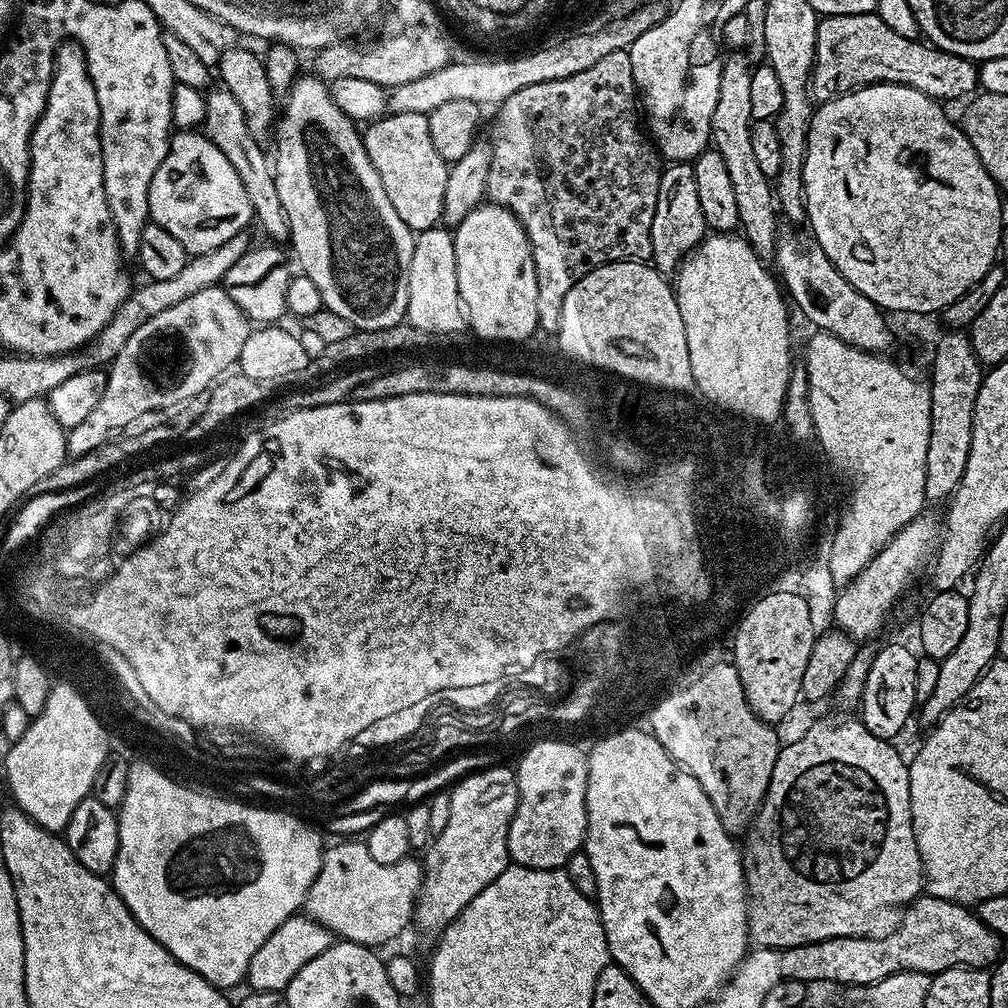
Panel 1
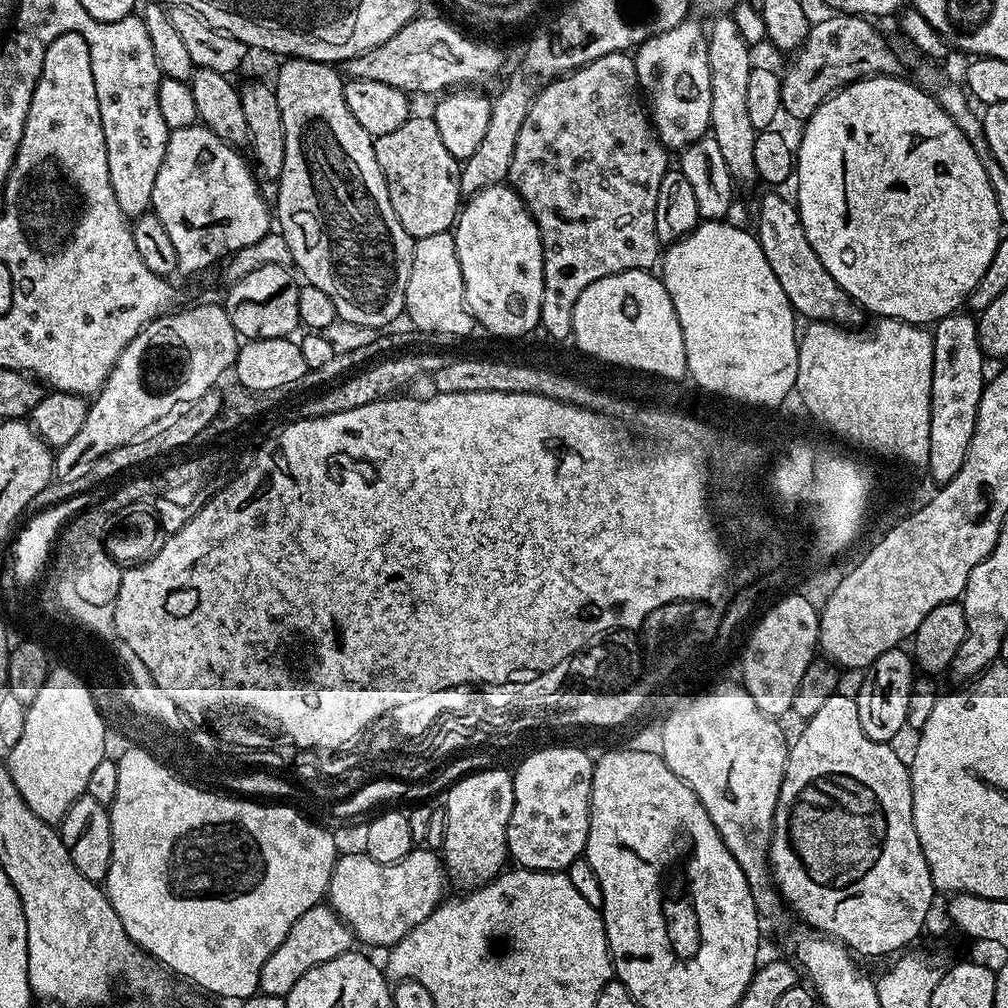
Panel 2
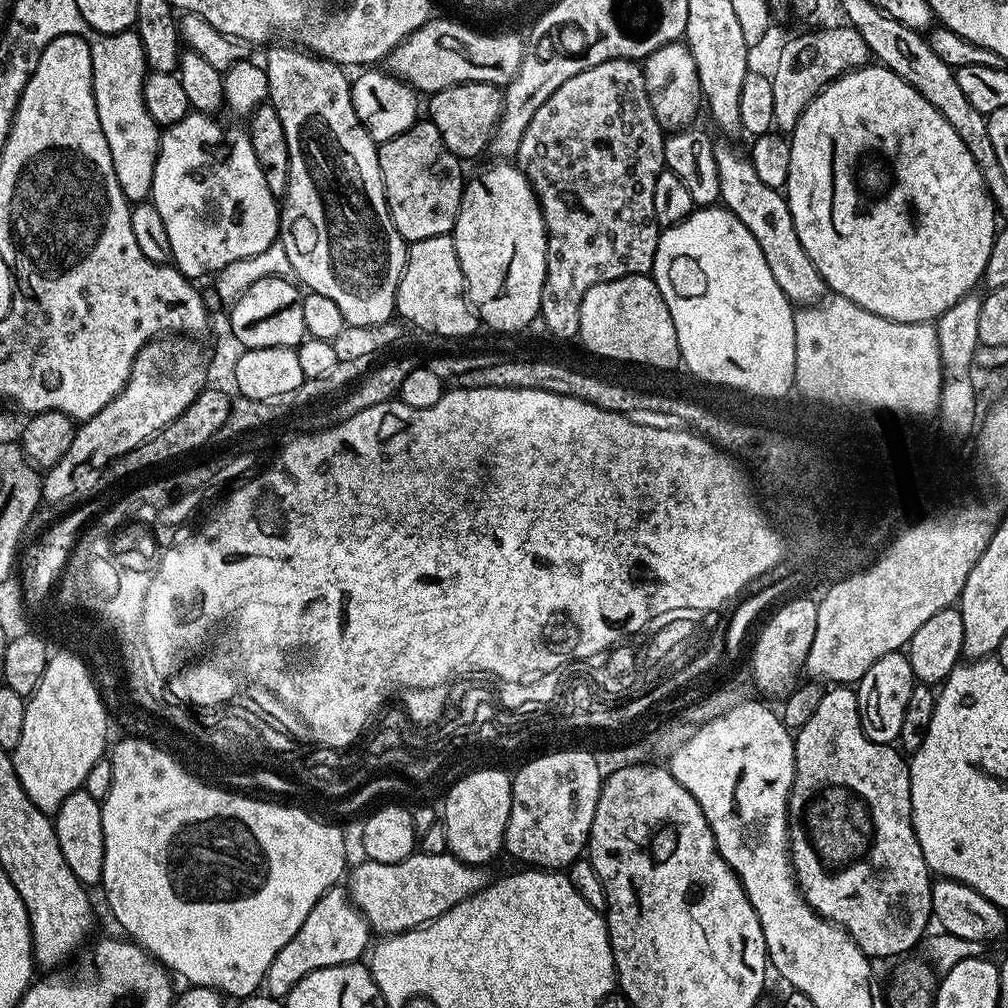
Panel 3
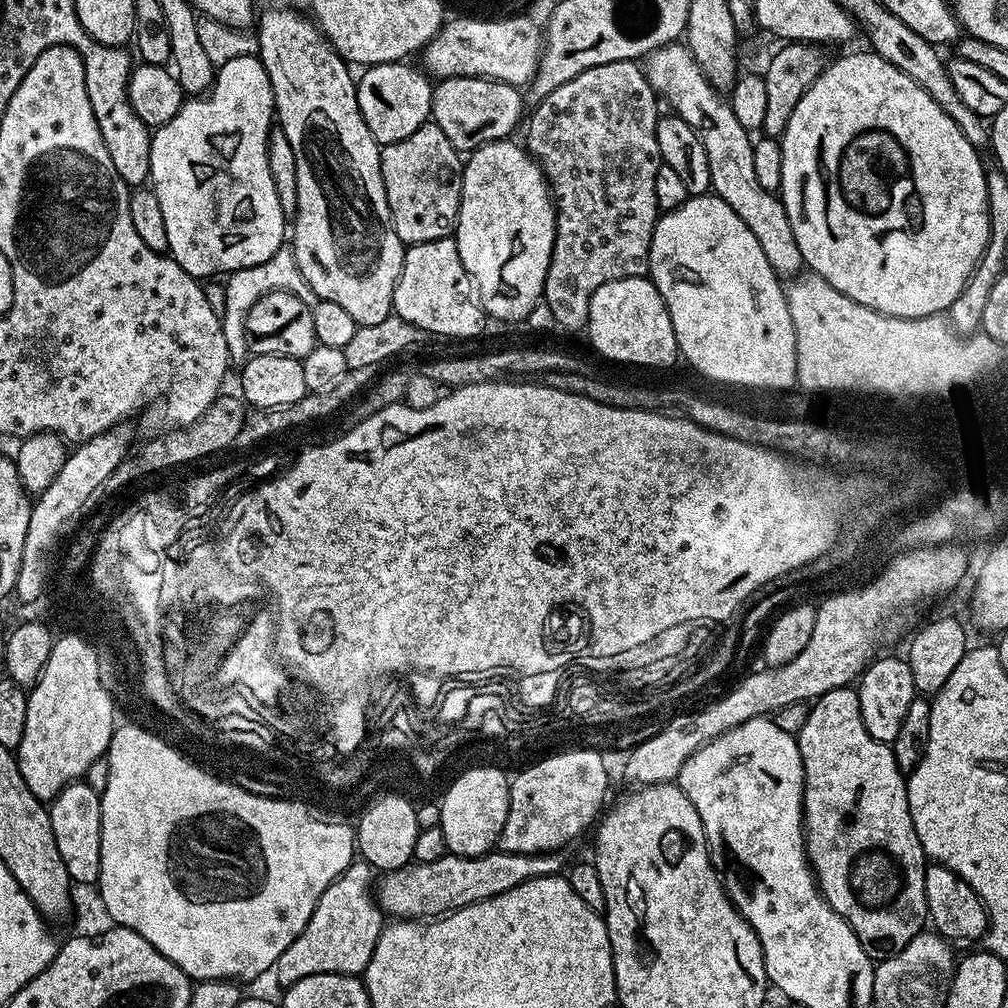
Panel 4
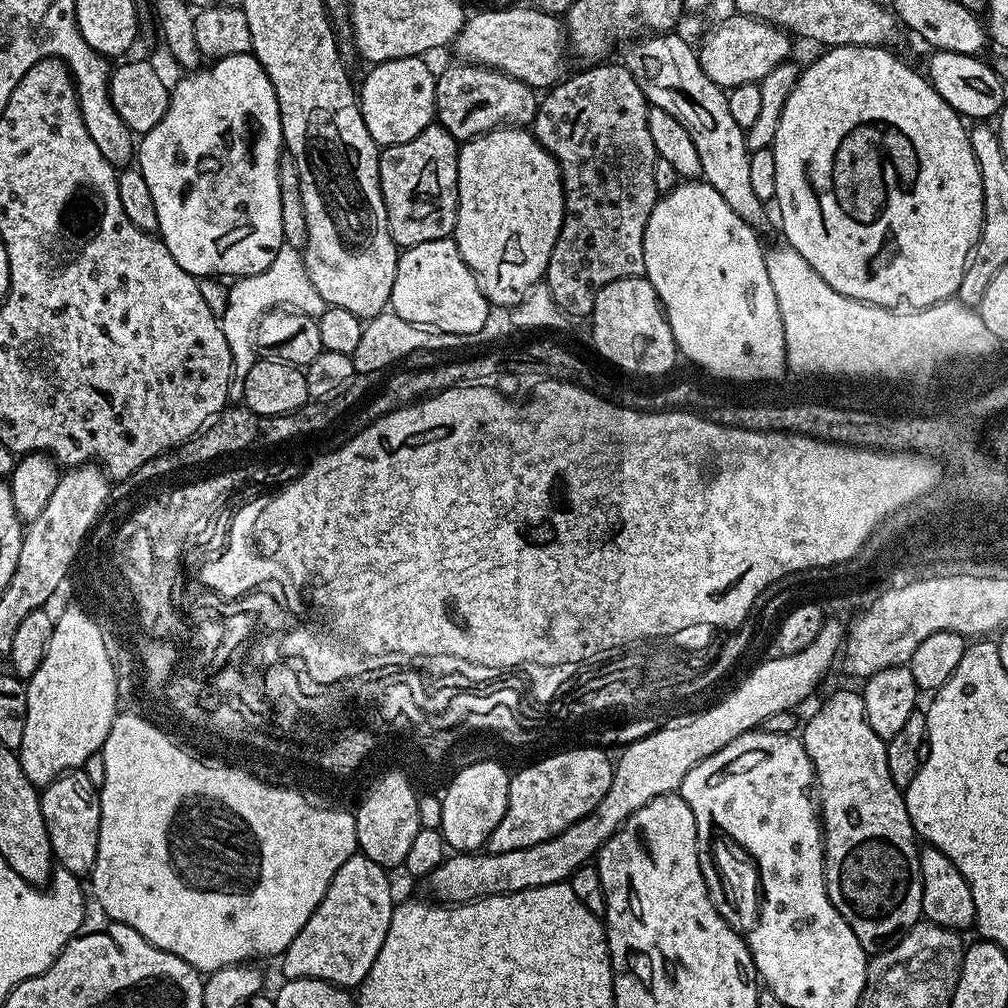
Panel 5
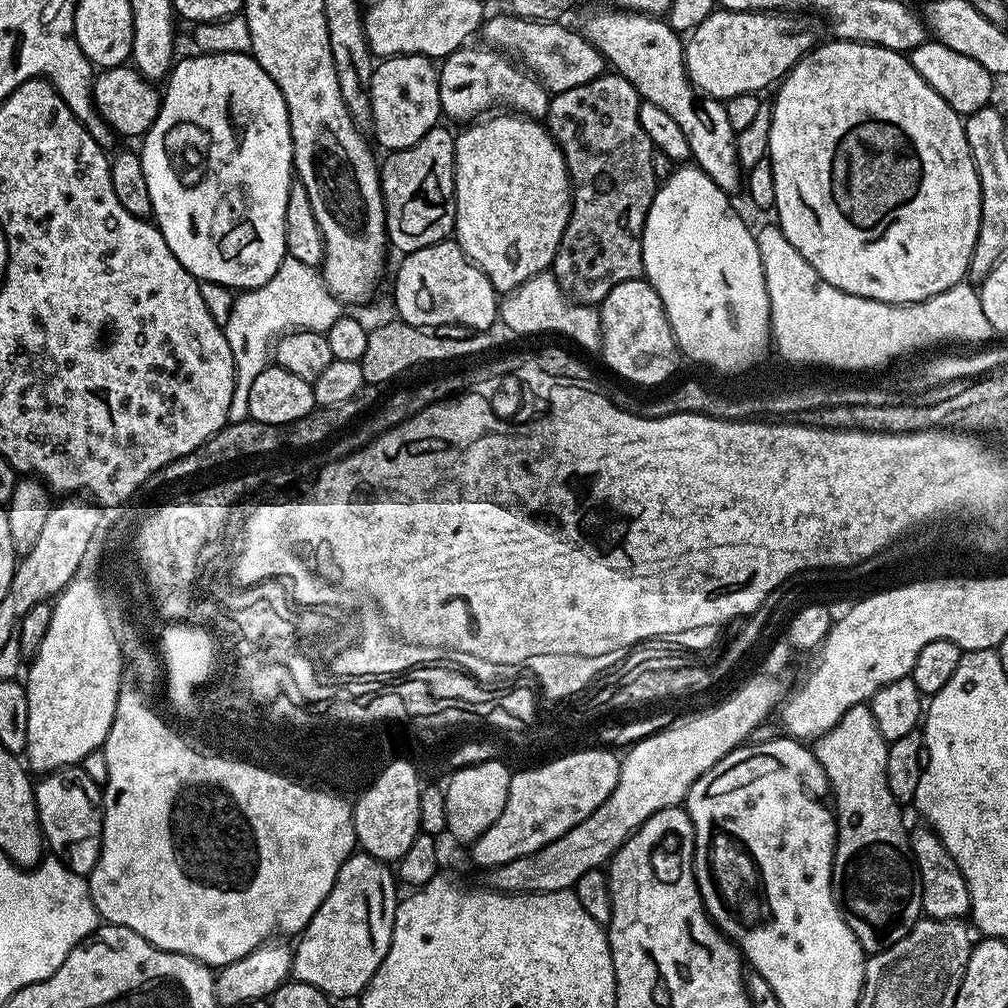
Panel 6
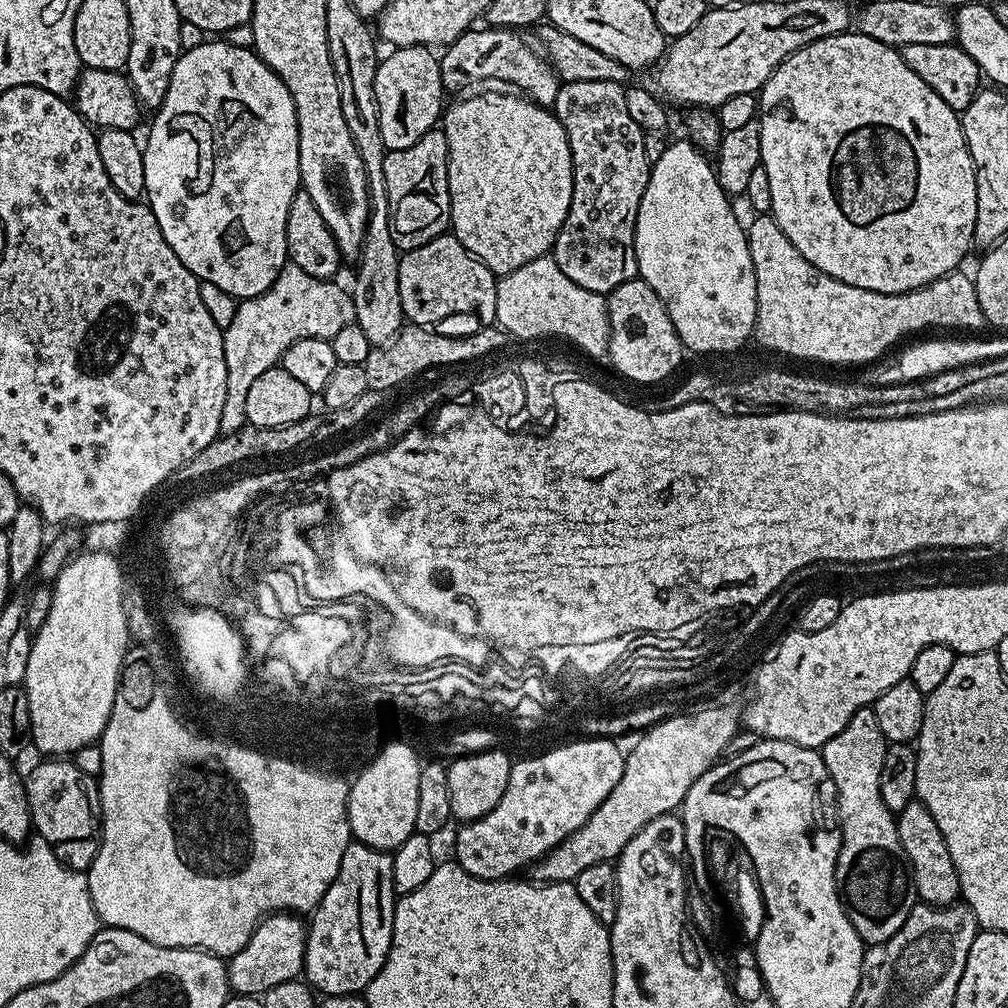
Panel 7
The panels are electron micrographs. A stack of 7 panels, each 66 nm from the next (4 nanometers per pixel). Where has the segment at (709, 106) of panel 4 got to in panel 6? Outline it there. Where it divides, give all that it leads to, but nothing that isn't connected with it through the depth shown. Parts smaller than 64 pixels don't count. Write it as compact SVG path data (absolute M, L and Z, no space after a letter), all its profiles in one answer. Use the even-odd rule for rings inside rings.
M605 6L605 8L598 9L597 12L590 13L585 18L582 28L591 44L603 54L605 61L611 67L613 64L616 67L613 69L619 75L626 77L647 103L662 106L662 110L666 110L666 114L670 114L670 118L674 118L674 122L678 122L682 134L686 134L686 142L692 151L691 159L694 161L695 167L703 170L723 192L735 193L735 188L739 184L741 187L742 184L742 169L736 153L737 133L730 126L730 118L726 118L724 104L713 96L697 92L695 86L688 81L688 71L684 65L685 41L682 39L681 33L674 31L668 25L667 19L661 18L659 15L647 12L629 12L611 6Z

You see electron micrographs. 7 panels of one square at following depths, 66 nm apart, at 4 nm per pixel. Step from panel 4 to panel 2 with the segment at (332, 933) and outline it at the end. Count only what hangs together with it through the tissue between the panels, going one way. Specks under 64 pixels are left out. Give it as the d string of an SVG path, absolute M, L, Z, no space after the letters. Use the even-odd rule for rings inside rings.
M327 903L316 904L294 926L290 926L290 934L282 938L278 950L266 958L260 975L260 992L265 996L287 997L290 990L294 990L294 982L302 978L314 966L322 966L322 962L330 962L330 958L338 958L342 953L353 947L354 937L347 924Z

